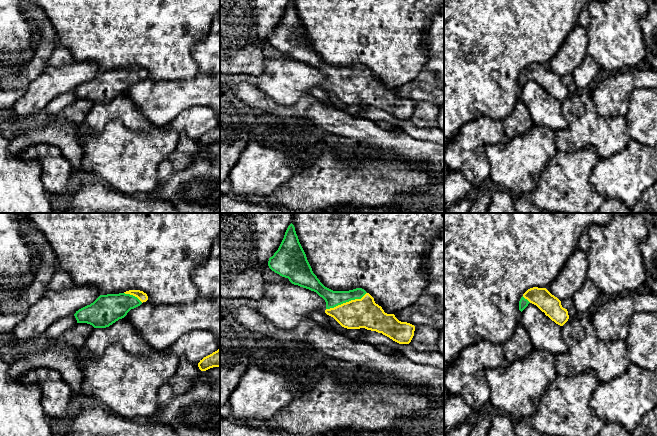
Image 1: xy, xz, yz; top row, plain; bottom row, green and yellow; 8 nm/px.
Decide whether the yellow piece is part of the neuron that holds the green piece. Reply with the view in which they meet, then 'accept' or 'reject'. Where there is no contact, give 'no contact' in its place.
meets green in xz; accept

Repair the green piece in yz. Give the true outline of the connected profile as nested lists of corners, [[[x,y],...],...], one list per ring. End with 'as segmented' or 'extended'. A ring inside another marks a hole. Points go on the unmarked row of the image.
[[[533,63],[528,65],[519,77],[519,86],[522,88],[529,79],[536,81],[546,92],[560,102],[563,102],[569,95],[567,85],[563,84],[561,77],[552,71],[546,64]]]; extended

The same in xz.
[[[293,0],[268,37],[269,44],[300,63],[316,68],[326,78],[325,89],[333,93],[342,103],[376,107],[399,120],[409,120],[415,102],[399,97],[394,90],[387,90],[374,74],[362,64],[349,67],[333,67],[325,63],[307,36]]]; extended

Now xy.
[[[140,66],[100,71],[93,79],[76,87],[74,92],[77,99],[87,99],[94,104],[106,104],[147,76],[147,70]]]; extended

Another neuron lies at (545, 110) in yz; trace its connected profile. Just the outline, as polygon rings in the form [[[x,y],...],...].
[[[529,79],[521,88],[519,99],[526,105],[533,125],[565,130],[567,121],[562,114],[562,102],[556,100],[536,81]]]

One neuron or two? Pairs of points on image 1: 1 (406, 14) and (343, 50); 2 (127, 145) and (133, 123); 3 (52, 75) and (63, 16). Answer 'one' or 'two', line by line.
1: one
2: two
3: two

